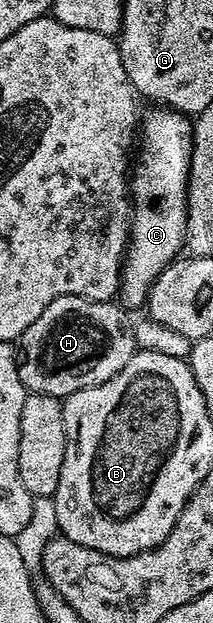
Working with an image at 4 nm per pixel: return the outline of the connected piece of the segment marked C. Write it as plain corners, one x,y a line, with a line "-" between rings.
151,106
148,112
146,109
142,113
141,143
129,180
133,205
131,238
127,242
119,273
118,299
128,310
142,309
146,305
157,274
161,274
161,270
165,270
165,266
173,263
184,251
187,239
187,183
194,141
192,121
184,113
162,106

